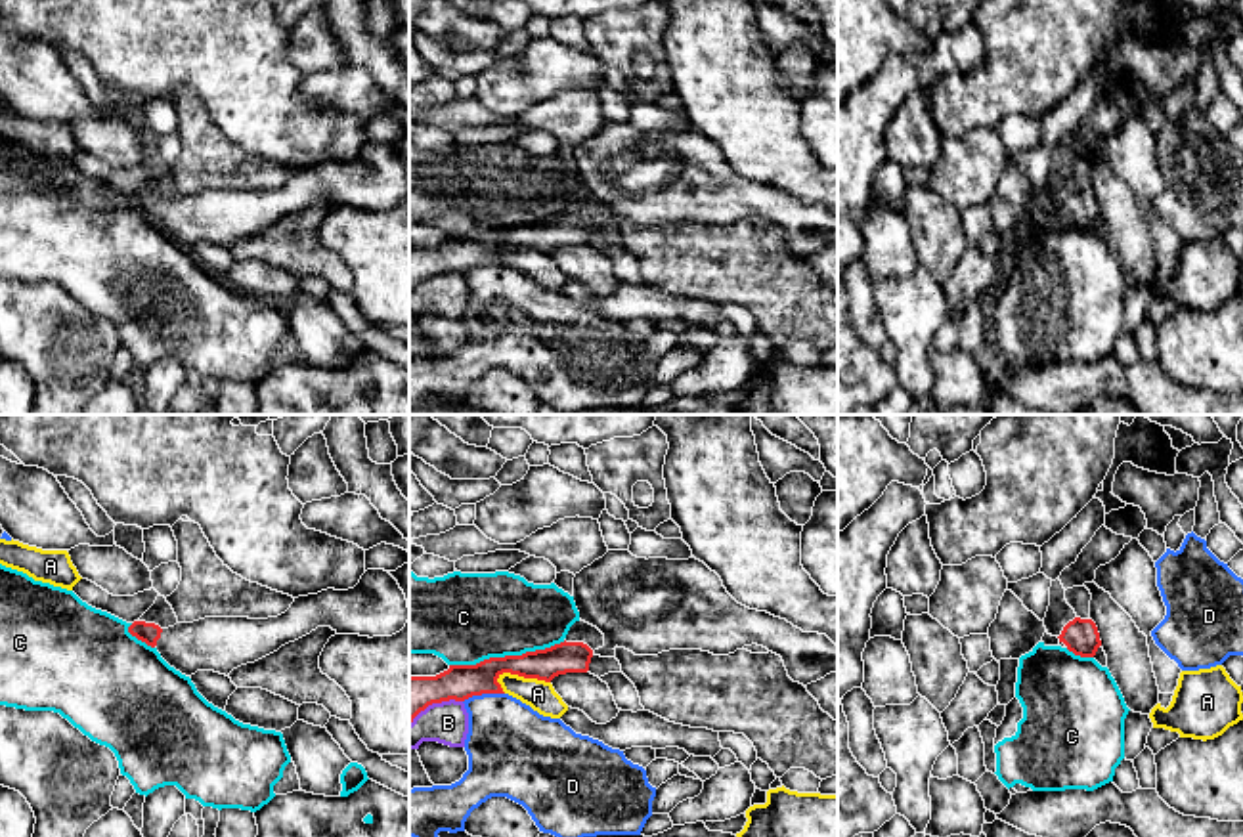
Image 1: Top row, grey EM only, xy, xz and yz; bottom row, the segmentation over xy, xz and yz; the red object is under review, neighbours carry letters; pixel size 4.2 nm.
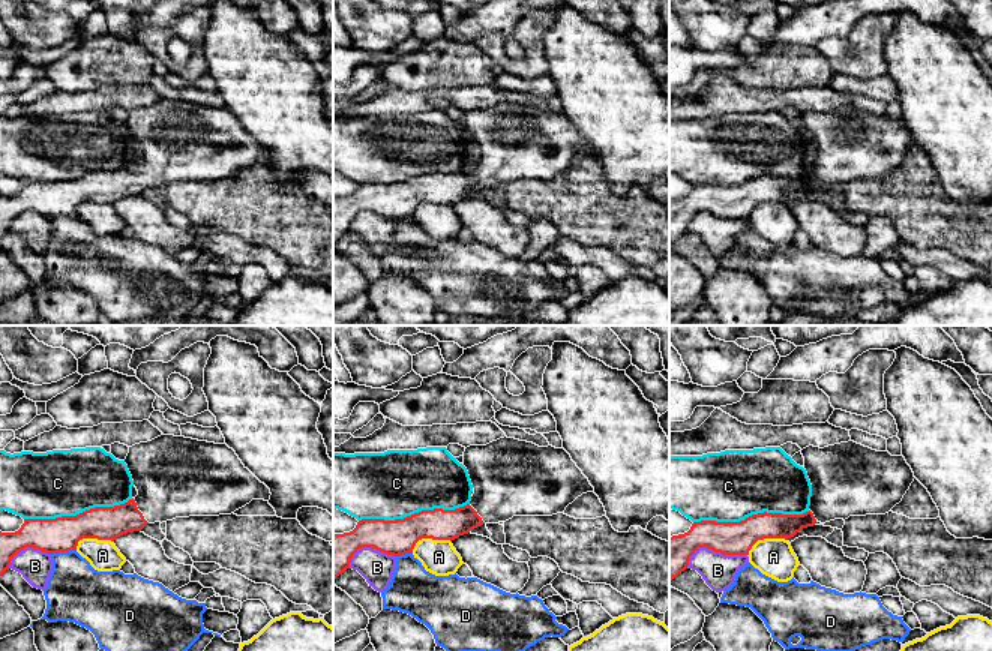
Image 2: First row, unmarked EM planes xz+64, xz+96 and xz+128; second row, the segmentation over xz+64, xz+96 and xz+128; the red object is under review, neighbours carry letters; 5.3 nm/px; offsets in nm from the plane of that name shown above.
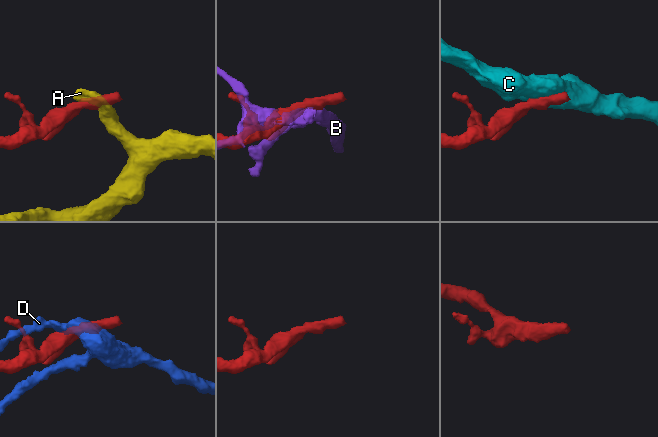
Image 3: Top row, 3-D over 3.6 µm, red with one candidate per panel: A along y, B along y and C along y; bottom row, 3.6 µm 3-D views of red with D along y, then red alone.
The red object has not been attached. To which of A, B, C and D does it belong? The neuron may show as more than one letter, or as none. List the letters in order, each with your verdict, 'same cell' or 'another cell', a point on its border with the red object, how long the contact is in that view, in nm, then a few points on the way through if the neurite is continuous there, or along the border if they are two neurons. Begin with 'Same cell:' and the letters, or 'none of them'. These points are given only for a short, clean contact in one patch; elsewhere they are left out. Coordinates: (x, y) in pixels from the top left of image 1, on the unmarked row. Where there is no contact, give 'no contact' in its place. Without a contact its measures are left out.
Same cell: none of them
A: another cell; meets red in xz at (523, 247); contact 240 nm long; border along xz (496, 251), (503, 245), (517, 245), (549, 255)
B: another cell; meets red in xz at (435, 274); contact 240 nm long
C: another cell; meets red in xz at (507, 228); contact 500 nm long
D: another cell; meets red in xz at (482, 264); contact 180 nm long

